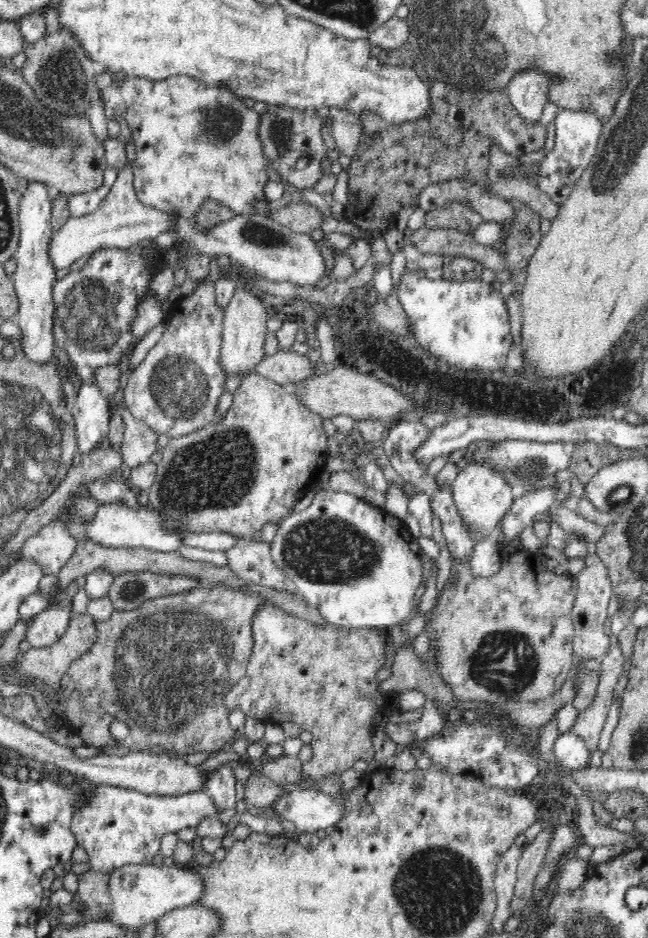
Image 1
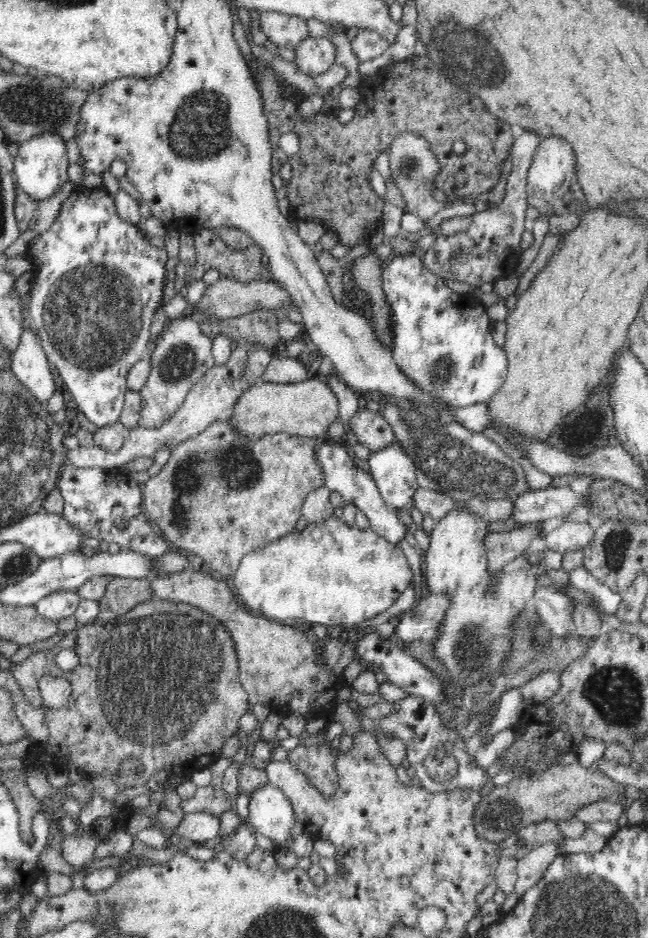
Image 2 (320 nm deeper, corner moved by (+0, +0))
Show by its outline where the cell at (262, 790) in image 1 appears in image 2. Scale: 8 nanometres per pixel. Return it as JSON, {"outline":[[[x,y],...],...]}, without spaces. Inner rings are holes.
{"outline":[[[211,778],[212,784],[198,787],[196,792],[181,802],[181,810],[184,814],[190,812],[209,812],[220,817],[226,810],[234,810],[236,796],[227,796],[223,791],[223,779]]]}

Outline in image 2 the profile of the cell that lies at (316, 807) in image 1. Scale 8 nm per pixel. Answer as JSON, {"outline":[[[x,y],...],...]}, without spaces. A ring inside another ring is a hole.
{"outline":[[[269,784],[251,792],[248,810],[245,823],[268,836],[281,851],[286,850],[290,836],[302,826],[302,823],[296,821],[294,808],[288,797]]]}

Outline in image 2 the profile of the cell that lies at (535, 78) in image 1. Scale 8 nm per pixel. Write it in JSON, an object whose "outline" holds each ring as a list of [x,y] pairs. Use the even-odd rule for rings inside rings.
{"outline":[[[525,130],[516,138],[509,155],[513,166],[508,175],[504,200],[493,208],[480,208],[473,214],[472,224],[469,224],[464,232],[453,233],[452,236],[439,234],[436,241],[429,246],[423,257],[424,265],[436,274],[436,277],[476,293],[484,282],[493,283],[515,270],[518,258],[522,255],[520,238],[527,218],[527,174],[540,142],[541,138],[535,130]]]}

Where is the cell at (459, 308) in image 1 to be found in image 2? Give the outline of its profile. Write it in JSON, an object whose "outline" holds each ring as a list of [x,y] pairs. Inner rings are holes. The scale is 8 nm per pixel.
{"outline":[[[413,253],[392,255],[383,268],[381,288],[389,310],[393,359],[400,372],[448,405],[490,401],[505,381],[508,359],[492,339],[493,322],[478,294],[436,277]]]}

